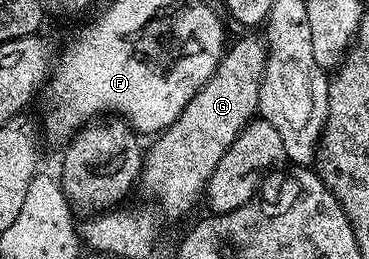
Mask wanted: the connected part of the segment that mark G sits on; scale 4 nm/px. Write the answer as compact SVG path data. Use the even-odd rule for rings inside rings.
M246 33L243 39L238 39L227 46L222 59L218 63L218 69L214 76L198 90L196 97L184 105L180 117L172 121L172 125L166 128L153 140L151 147L144 151L144 166L140 176L140 187L143 187L152 198L158 199L162 206L163 216L171 215L178 219L186 215L194 207L194 202L205 192L216 165L220 165L220 157L228 153L232 141L251 123L258 115L258 102L260 101L260 85L266 68L266 44L257 34Z

